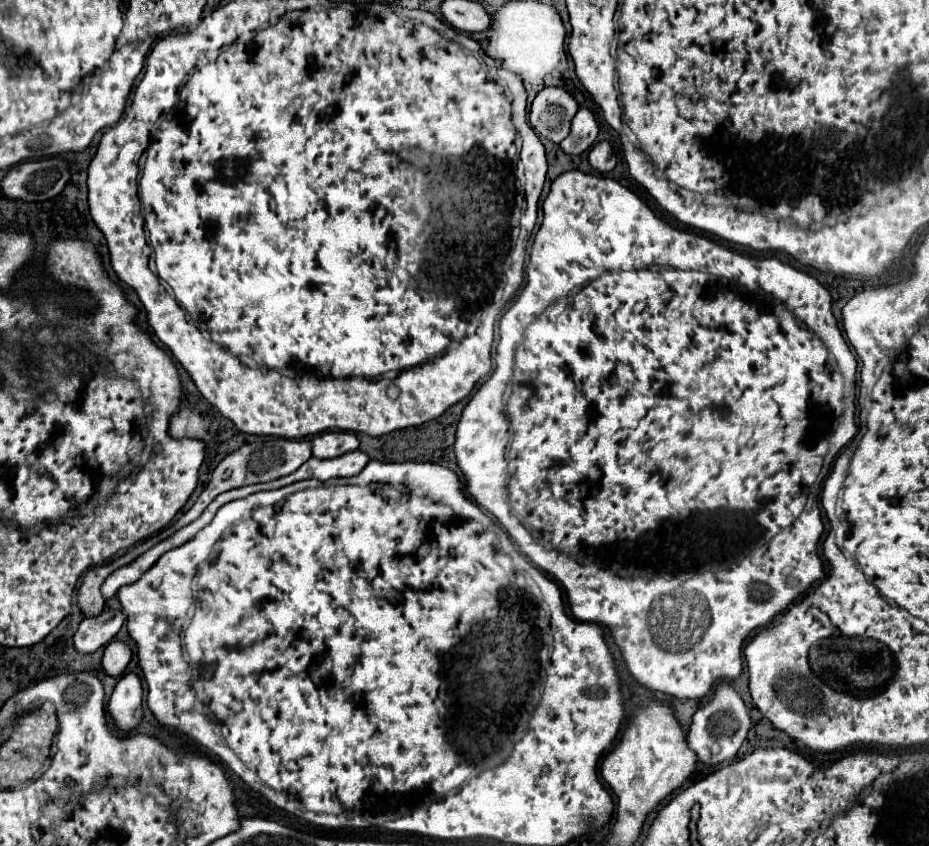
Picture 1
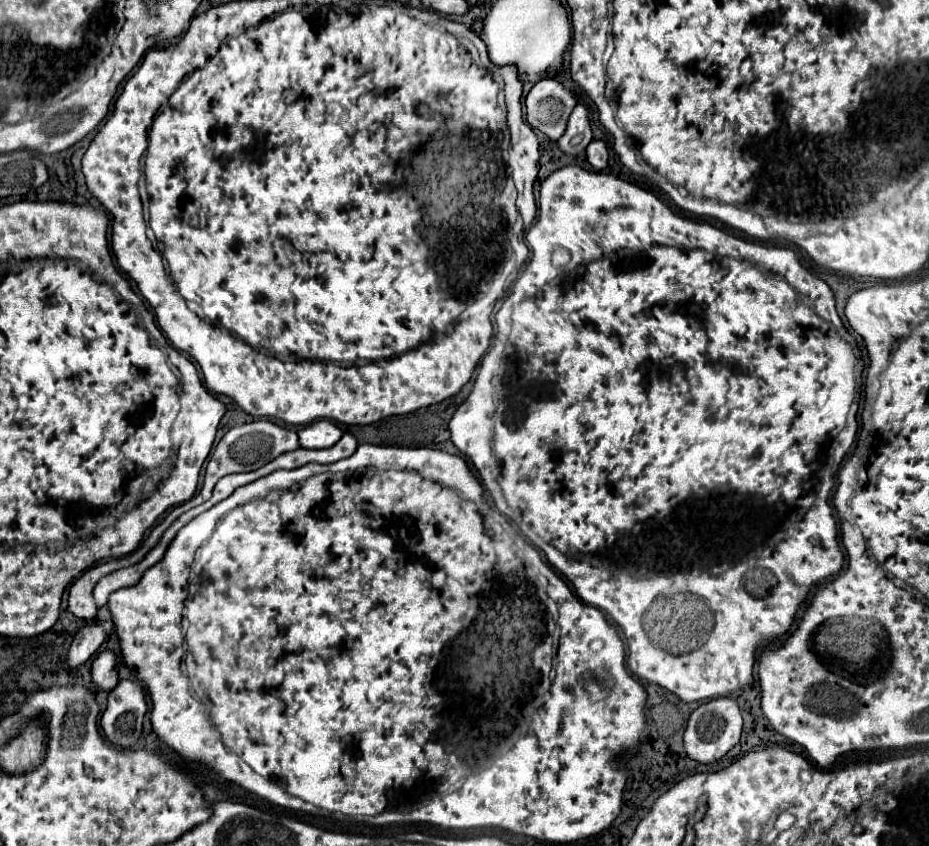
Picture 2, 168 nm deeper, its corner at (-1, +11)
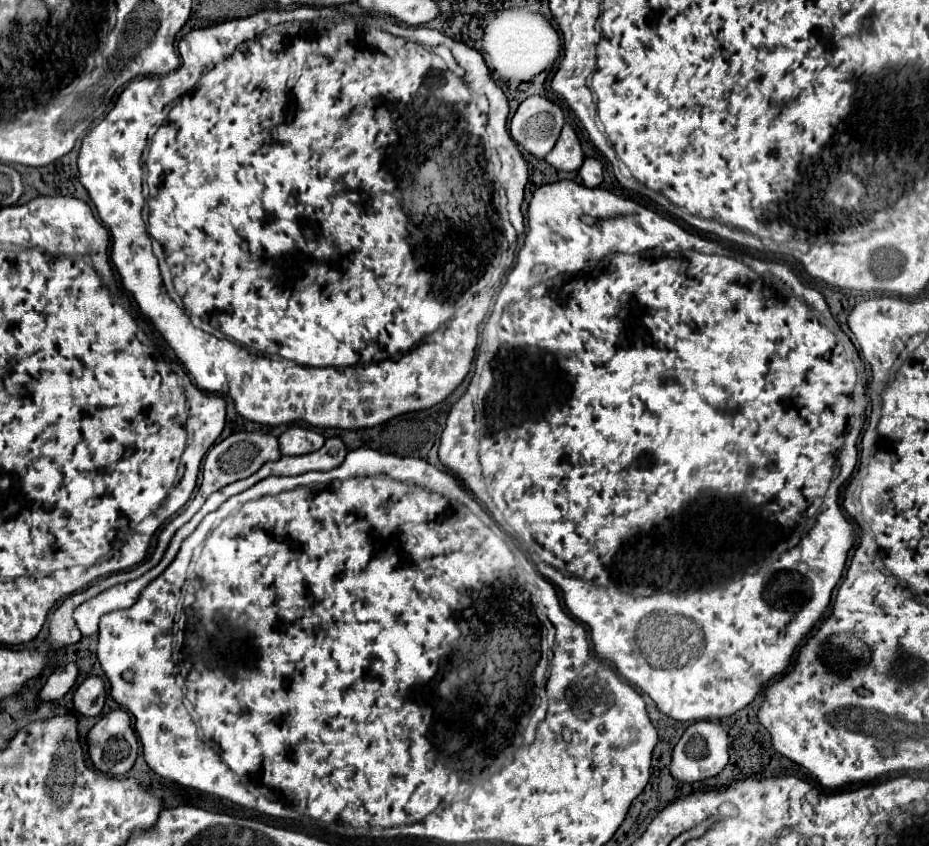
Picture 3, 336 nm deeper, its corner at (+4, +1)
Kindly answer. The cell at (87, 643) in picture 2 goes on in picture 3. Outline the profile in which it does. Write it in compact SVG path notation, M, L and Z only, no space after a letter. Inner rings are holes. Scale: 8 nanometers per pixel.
M66 663L62 667L58 667L46 681L46 685L40 691L40 701L56 701L60 697L64 697L70 687L76 683L78 677L78 667L76 663Z

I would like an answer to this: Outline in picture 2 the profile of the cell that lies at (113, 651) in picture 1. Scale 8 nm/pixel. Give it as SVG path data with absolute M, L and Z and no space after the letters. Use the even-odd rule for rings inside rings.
M103 651L95 657L93 667L91 667L91 679L103 691L111 691L117 687L117 683L119 683L117 661L111 651Z

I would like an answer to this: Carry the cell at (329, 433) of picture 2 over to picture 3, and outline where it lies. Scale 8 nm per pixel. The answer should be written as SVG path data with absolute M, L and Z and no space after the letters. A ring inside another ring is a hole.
M292 425L286 433L278 437L278 441L282 445L284 455L306 455L306 453L314 453L316 449L320 449L326 439L314 429Z

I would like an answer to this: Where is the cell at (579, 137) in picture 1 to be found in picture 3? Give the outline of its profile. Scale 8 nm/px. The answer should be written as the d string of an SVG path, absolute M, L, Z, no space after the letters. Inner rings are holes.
M566 123L558 143L554 145L554 149L546 155L546 161L558 169L558 171L576 171L580 169L582 161L584 161L584 151L580 145L580 139L576 137L576 131Z

